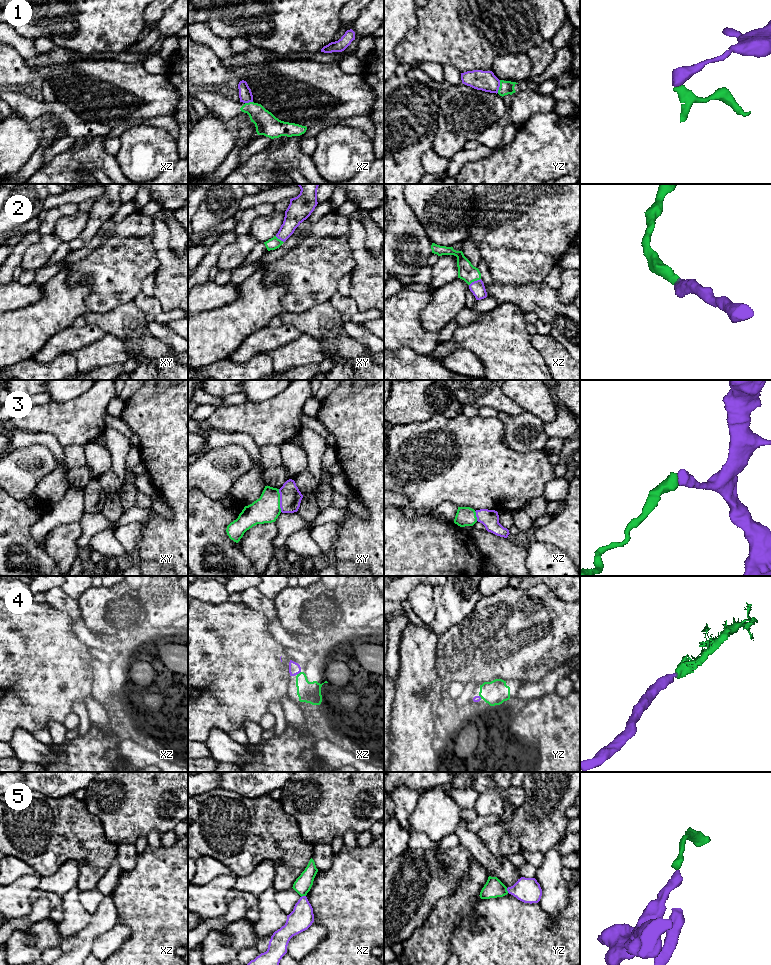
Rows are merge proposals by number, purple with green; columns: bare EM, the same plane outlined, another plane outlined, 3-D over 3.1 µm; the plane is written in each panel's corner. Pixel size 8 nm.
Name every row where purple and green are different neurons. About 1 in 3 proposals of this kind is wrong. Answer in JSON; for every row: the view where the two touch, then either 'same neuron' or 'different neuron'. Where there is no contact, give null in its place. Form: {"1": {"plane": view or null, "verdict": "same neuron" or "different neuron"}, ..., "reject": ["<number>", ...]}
{"1": {"plane": "yz", "verdict": "different neuron"}, "2": {"plane": "xz", "verdict": "same neuron"}, "3": {"plane": "xy", "verdict": "different neuron"}, "4": {"plane": "xz", "verdict": "same neuron"}, "5": {"plane": "xz", "verdict": "different neuron"}, "reject": ["1", "3", "5"]}

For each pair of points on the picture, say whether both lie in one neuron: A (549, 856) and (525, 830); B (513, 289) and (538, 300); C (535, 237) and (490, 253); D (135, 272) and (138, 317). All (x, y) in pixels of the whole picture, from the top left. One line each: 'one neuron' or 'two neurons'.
A: two neurons
B: one neuron
C: one neuron
D: two neurons

